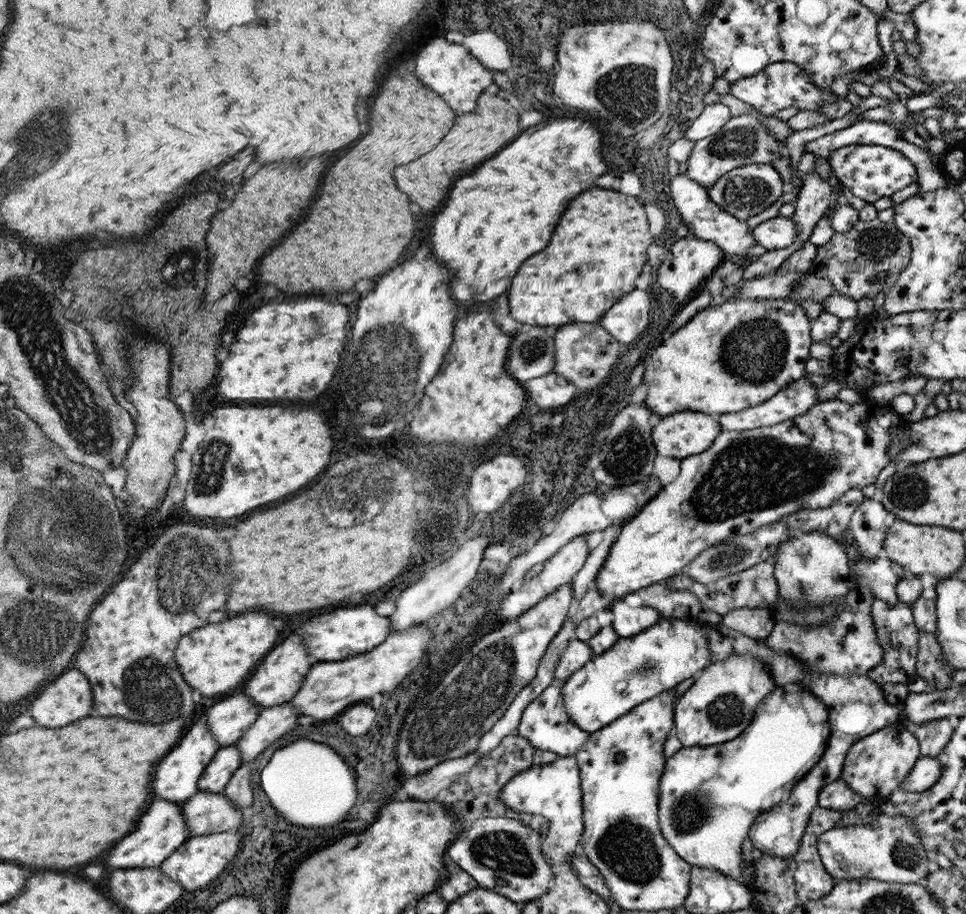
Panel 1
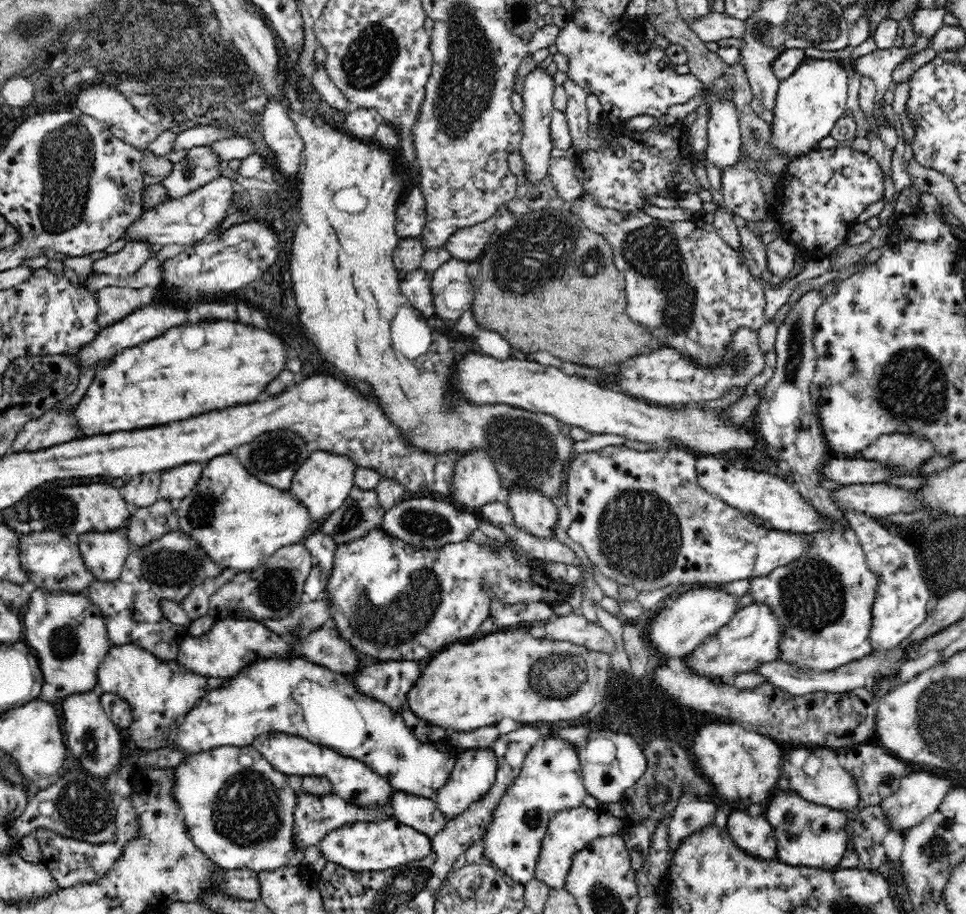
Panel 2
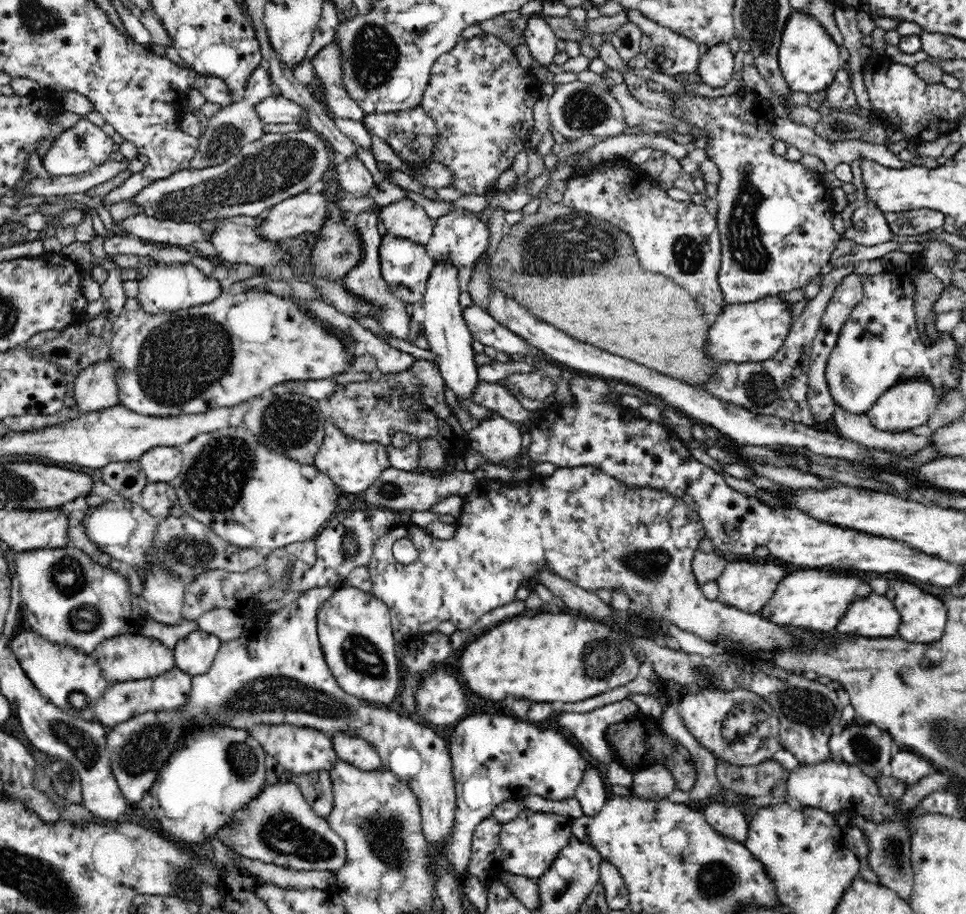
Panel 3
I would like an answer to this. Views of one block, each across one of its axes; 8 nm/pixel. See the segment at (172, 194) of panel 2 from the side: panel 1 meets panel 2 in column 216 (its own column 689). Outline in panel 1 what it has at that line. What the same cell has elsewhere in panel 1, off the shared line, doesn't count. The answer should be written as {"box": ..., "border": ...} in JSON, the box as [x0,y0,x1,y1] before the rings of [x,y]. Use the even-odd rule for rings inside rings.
{"box":[685,114,785,188],"border":[[[755,114],[733,116],[731,120],[727,120],[727,124],[715,136],[707,136],[707,138],[695,142],[691,156],[687,160],[685,176],[695,180],[699,186],[711,188],[719,180],[719,176],[727,174],[729,170],[737,170],[739,166],[751,166],[751,164],[769,164],[771,166],[771,162],[775,162],[779,158],[781,146],[785,146],[785,142],[775,140],[765,130],[765,126],[759,124]]]}

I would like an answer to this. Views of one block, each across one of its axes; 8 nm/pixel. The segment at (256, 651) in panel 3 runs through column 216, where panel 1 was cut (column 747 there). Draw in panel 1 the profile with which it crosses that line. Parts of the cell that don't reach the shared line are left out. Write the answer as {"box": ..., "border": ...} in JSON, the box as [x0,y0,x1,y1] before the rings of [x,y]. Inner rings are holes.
{"box":[673,654,779,748],"border":[[[731,654],[721,662],[709,662],[691,688],[675,700],[673,734],[683,748],[707,748],[735,740],[757,714],[757,706],[779,686],[763,662],[751,654]]]}

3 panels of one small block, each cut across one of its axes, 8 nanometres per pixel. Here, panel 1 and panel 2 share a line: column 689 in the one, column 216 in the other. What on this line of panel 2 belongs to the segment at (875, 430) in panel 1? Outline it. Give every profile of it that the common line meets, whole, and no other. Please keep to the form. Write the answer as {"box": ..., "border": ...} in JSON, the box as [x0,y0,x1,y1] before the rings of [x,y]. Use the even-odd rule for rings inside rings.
{"box":[176,454,314,572],"border":[[[234,454],[216,456],[206,462],[194,490],[176,508],[180,530],[192,536],[216,564],[238,572],[252,572],[266,564],[276,550],[302,544],[314,522],[308,508],[290,490],[274,488],[248,474]]]}

